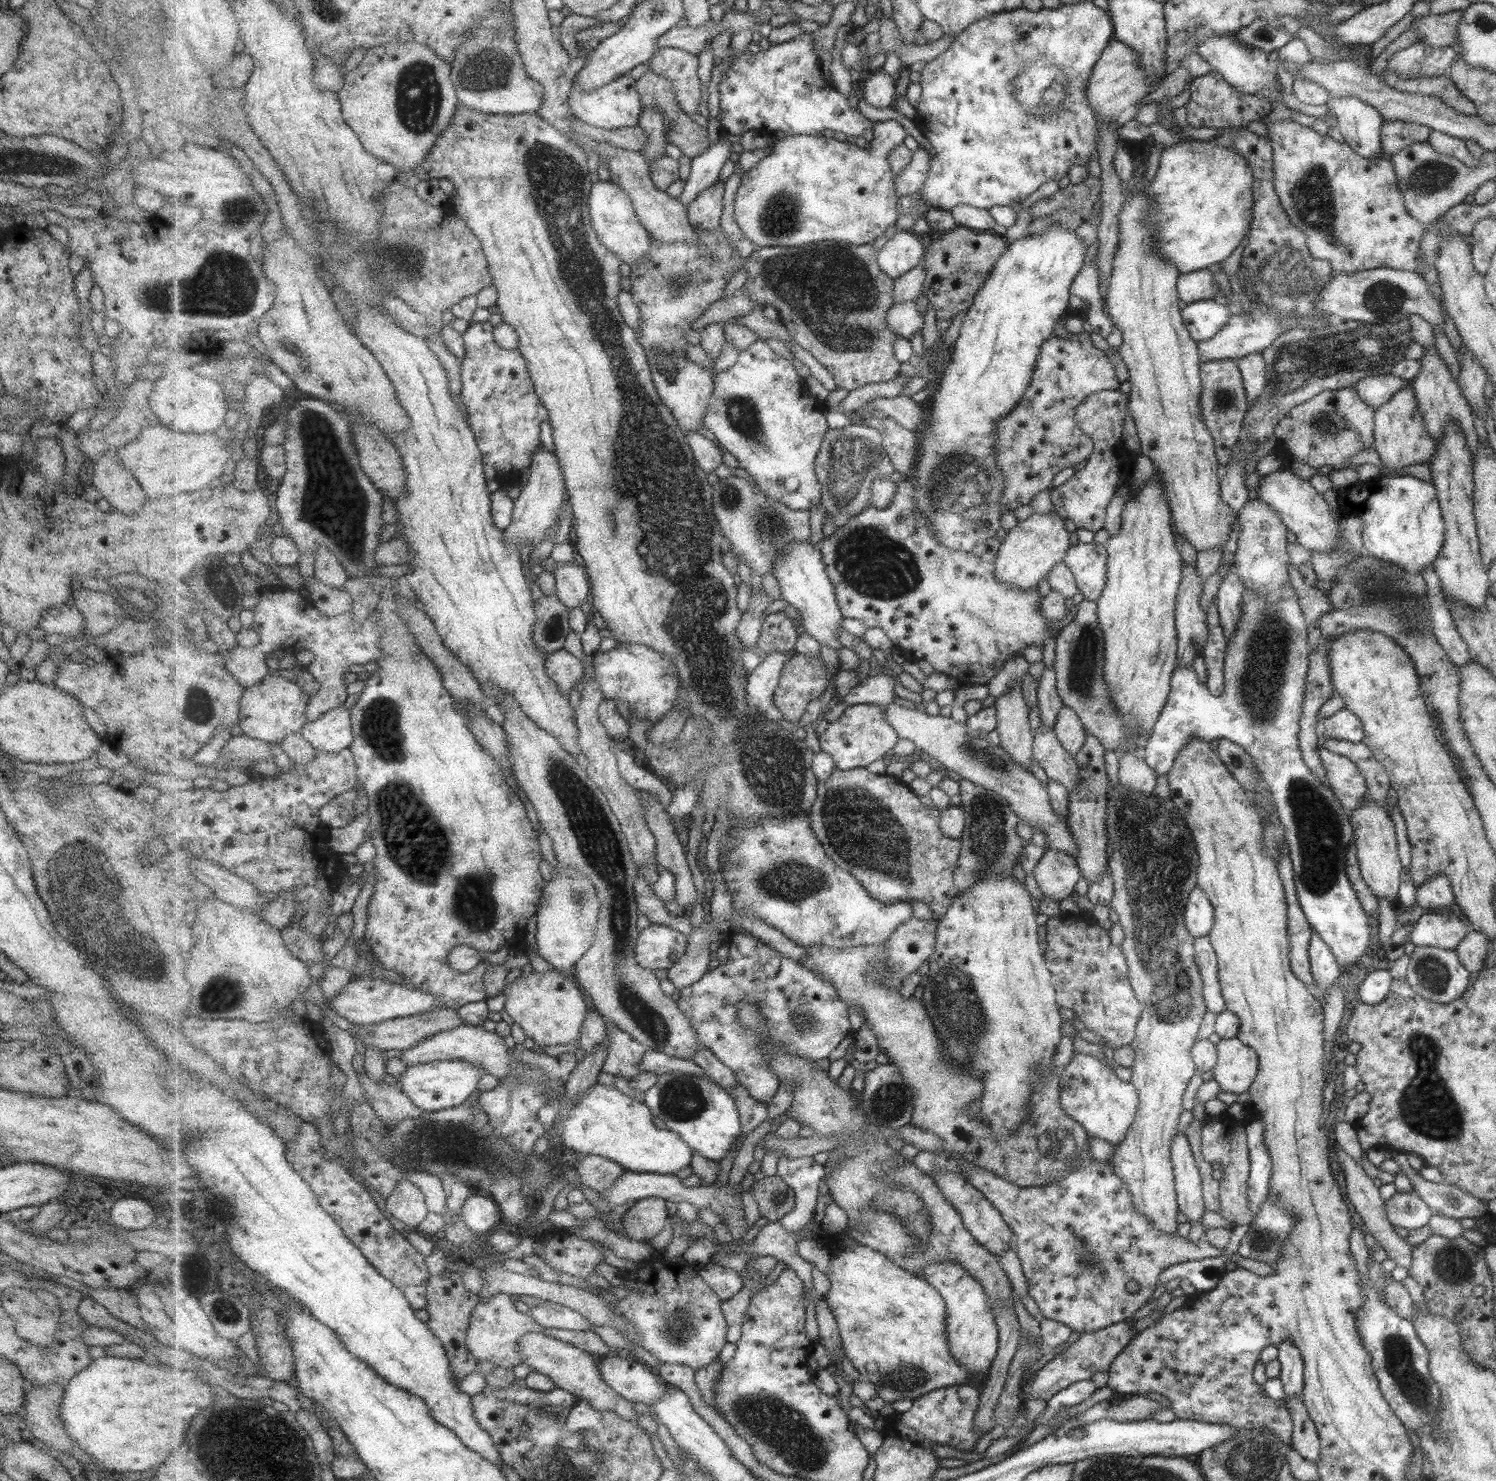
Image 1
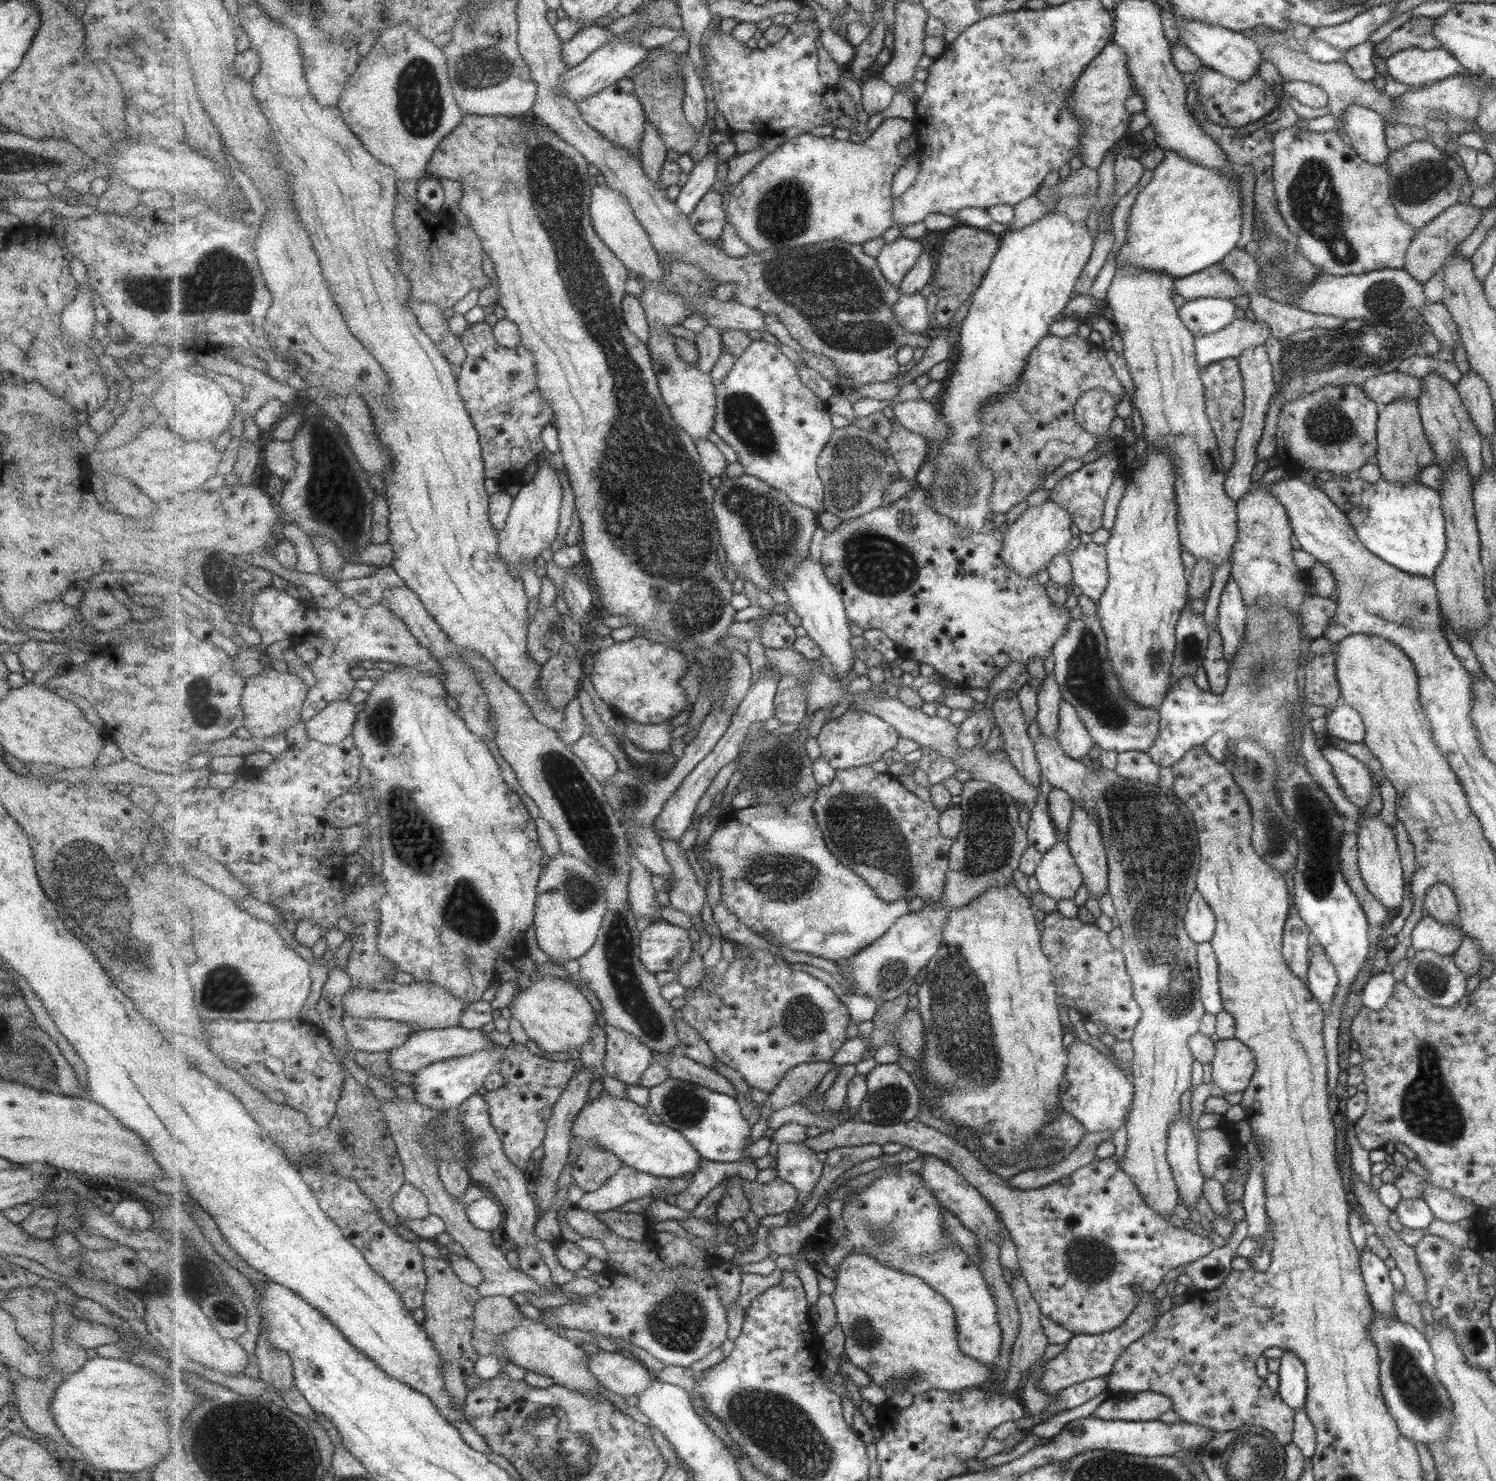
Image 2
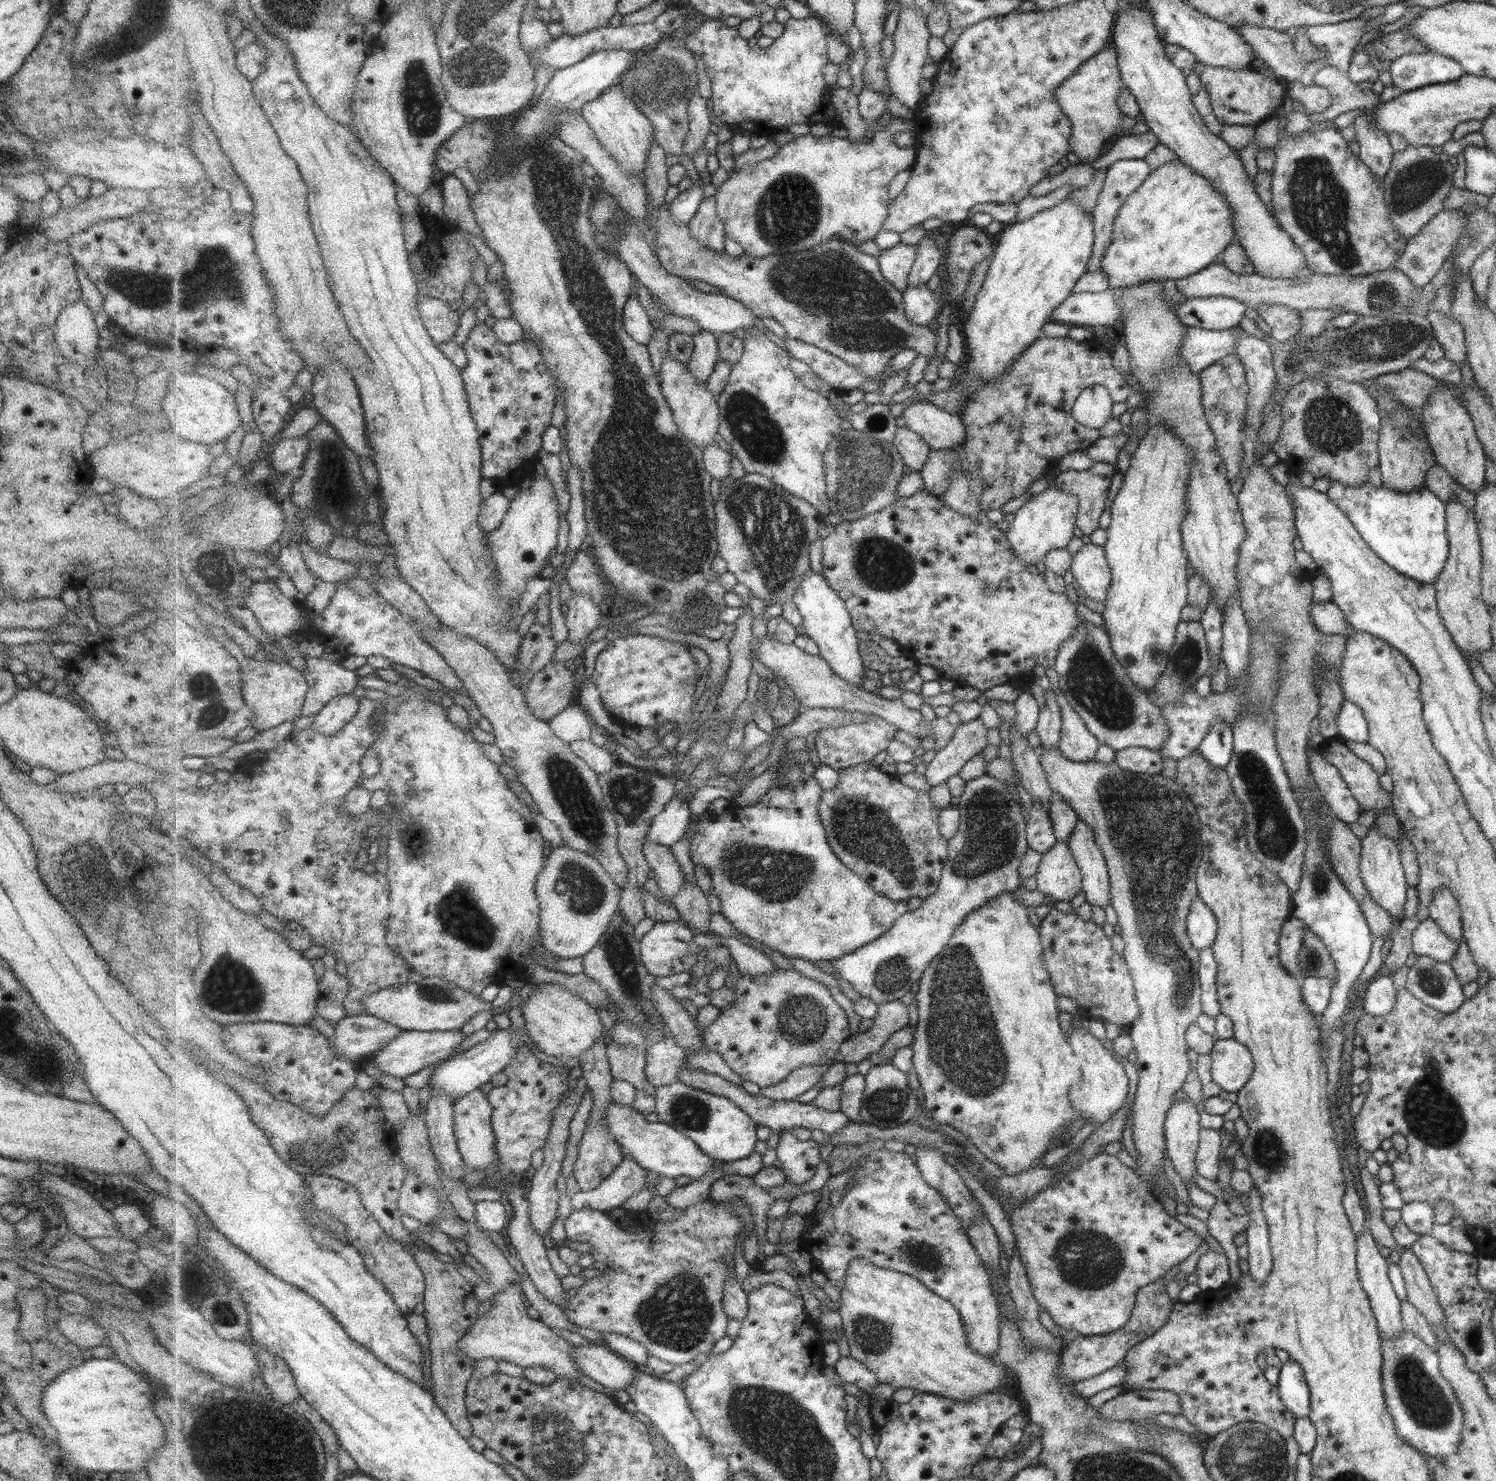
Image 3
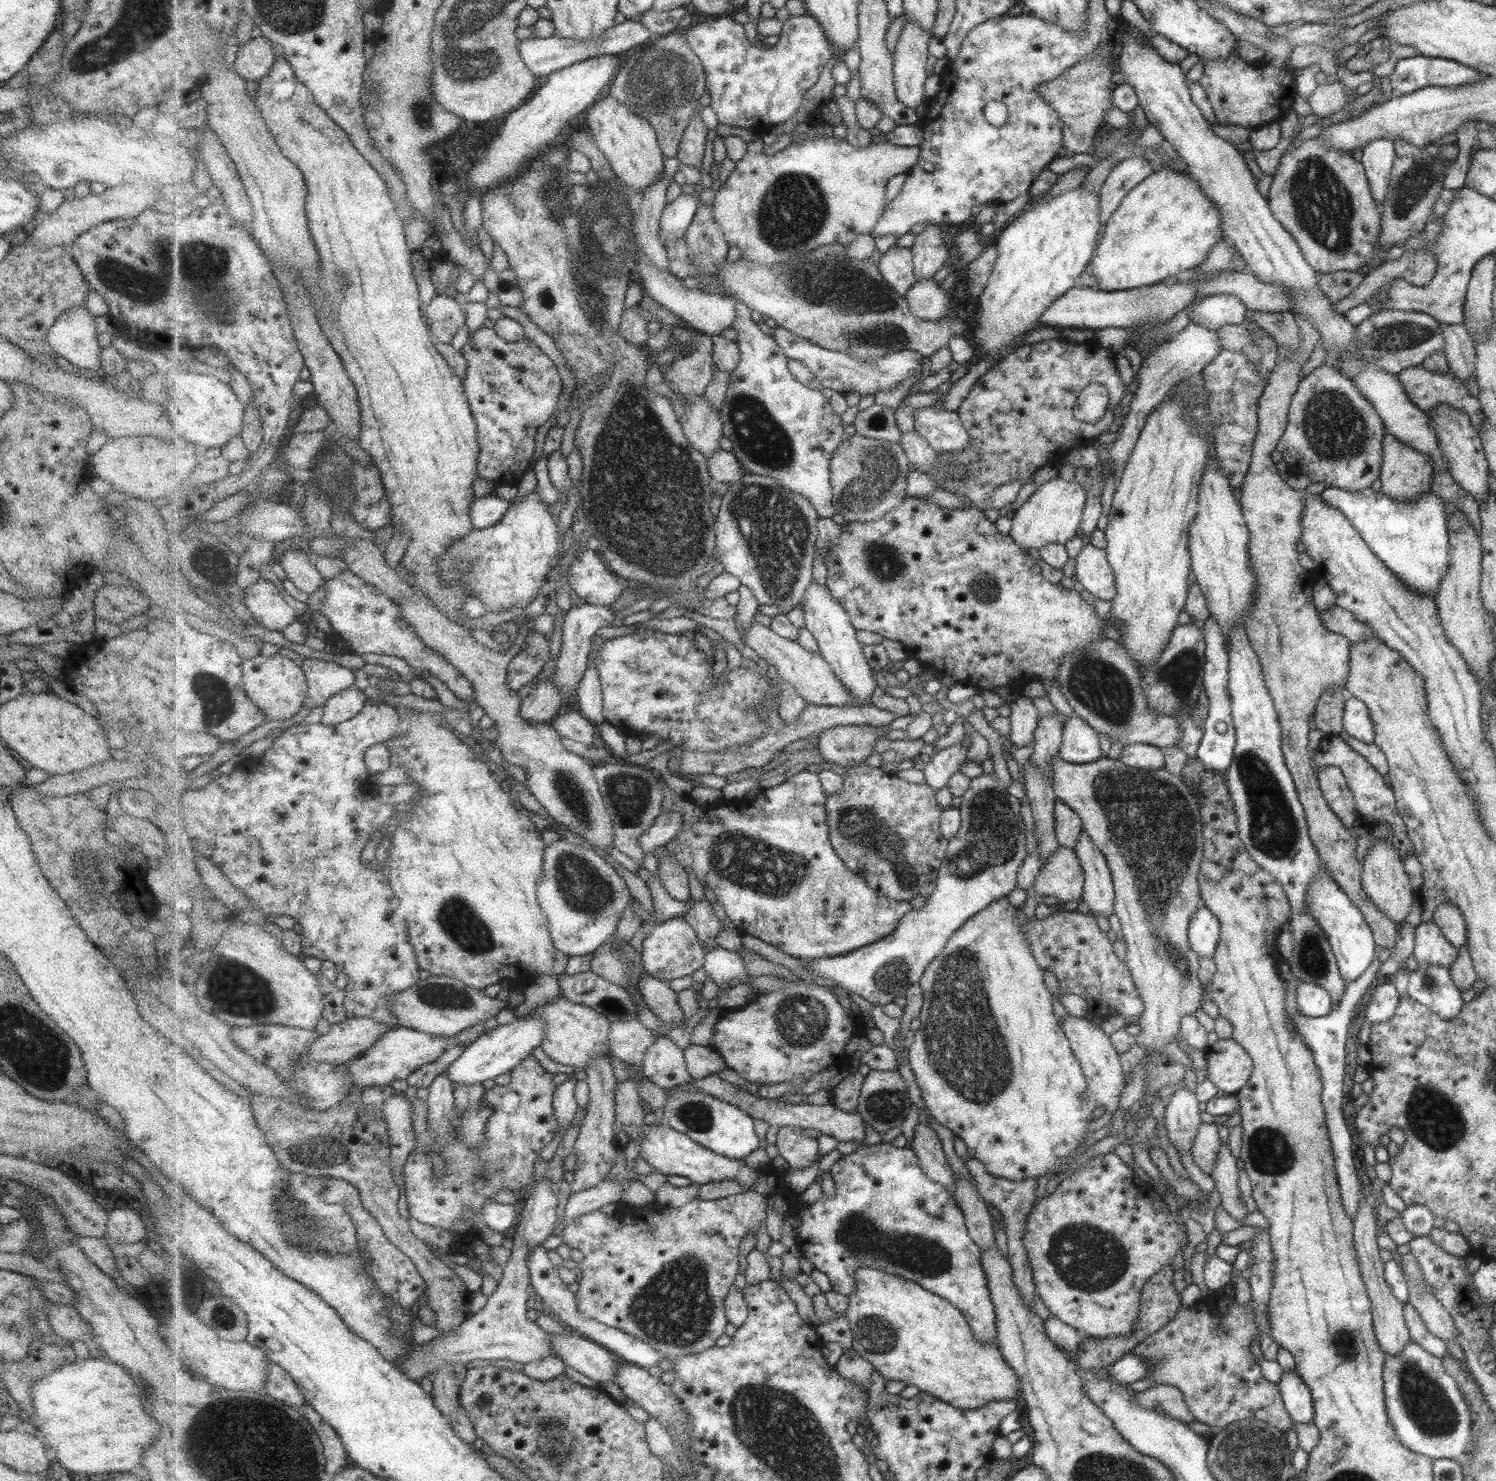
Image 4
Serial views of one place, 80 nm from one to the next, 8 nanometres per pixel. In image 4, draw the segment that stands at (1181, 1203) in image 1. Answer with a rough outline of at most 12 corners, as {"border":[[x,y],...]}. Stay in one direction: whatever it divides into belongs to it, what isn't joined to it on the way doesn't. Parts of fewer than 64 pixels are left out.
{"border":[[1185,1082],[1165,1094],[1163,1126],[1178,1156],[1199,1128],[1197,1097]]}

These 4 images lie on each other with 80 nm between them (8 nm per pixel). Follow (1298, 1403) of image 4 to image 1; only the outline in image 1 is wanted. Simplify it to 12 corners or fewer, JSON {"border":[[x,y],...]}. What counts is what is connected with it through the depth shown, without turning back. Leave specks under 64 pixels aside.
{"border":[[1282,1338],[1276,1344],[1277,1378],[1283,1400],[1301,1397],[1303,1365],[1299,1349]]}

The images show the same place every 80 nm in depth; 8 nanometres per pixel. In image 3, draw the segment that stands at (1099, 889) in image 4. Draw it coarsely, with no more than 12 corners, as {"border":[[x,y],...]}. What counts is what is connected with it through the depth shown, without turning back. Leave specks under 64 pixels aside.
{"border":[[1078,818],[1065,843],[1085,902],[1110,902],[1109,871],[1092,826]]}

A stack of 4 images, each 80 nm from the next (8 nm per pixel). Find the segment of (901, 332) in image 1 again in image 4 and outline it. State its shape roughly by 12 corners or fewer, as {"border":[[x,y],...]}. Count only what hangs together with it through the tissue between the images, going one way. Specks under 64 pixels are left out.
{"border":[[931,278],[905,297],[915,316],[937,321],[953,313],[949,291]]}

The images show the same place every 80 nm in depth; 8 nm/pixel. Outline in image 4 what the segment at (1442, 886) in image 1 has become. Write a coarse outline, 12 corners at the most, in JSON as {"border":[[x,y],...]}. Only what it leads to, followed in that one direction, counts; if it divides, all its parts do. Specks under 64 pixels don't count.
{"border":[[1442,902],[1432,922],[1451,946],[1466,945],[1464,918],[1459,907]]}

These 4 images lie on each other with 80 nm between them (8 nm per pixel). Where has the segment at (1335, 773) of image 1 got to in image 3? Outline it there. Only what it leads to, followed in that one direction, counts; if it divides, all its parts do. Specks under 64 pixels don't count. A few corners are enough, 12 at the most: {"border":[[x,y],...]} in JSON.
{"border":[[1334,738],[1318,751],[1339,771],[1361,811],[1391,808],[1377,774]]}

